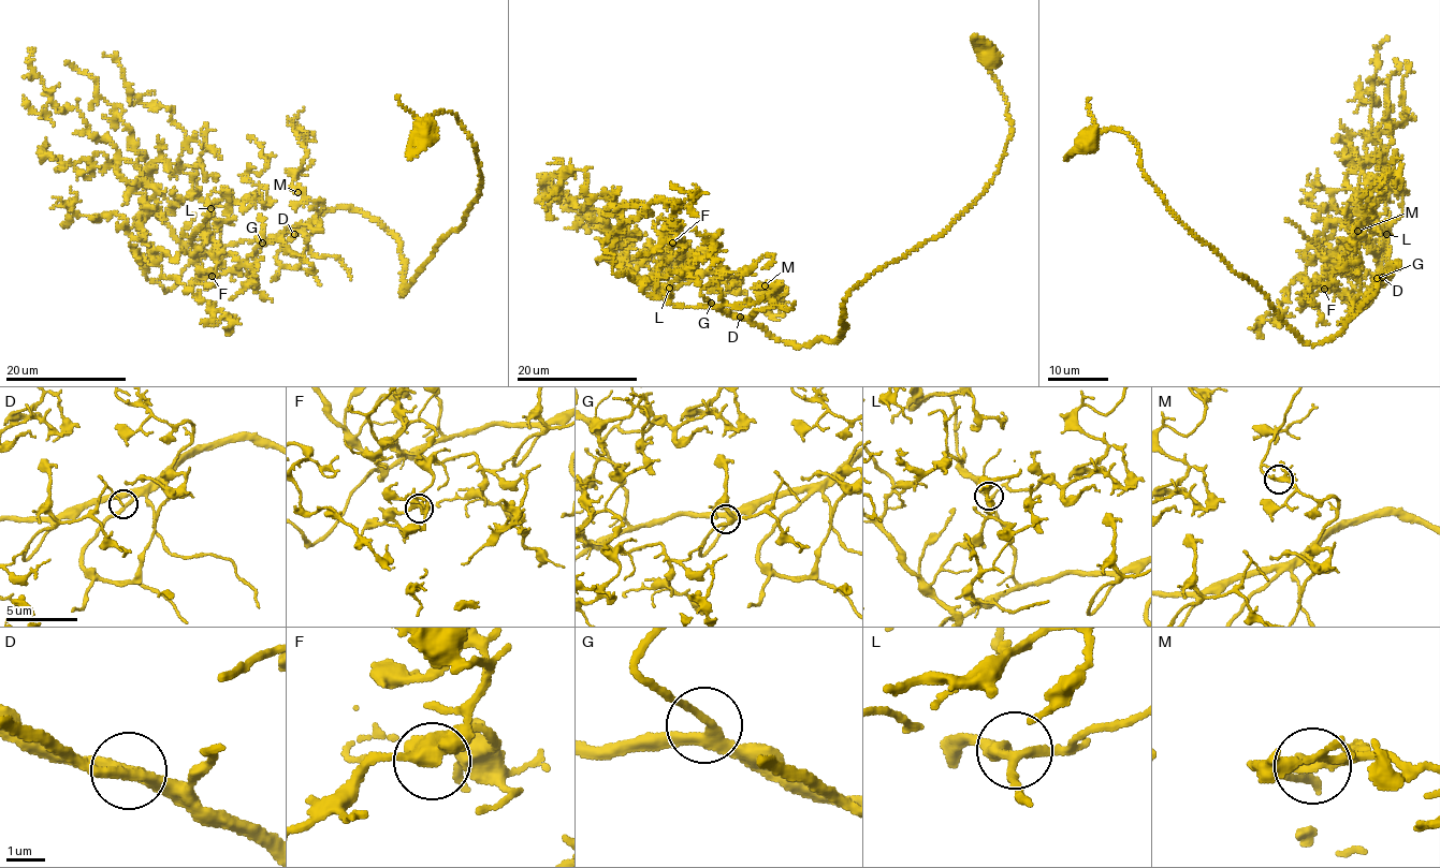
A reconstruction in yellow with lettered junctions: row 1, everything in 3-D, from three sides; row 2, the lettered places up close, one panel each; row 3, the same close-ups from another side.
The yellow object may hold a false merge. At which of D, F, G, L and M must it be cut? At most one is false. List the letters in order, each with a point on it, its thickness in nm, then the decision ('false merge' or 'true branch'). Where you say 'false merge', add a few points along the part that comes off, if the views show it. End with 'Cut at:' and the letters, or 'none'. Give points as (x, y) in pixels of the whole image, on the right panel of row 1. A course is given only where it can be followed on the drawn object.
D: at (1382, 277); 240 nm thick; true branch
F: at (1324, 289); 360 nm thick; true branch
G: at (1377, 278); 260 nm thick; true branch
L: at (1386, 234); 200 nm thick; true branch
M: at (1357, 231); 180 nm thick; true branch
Cut at: none

